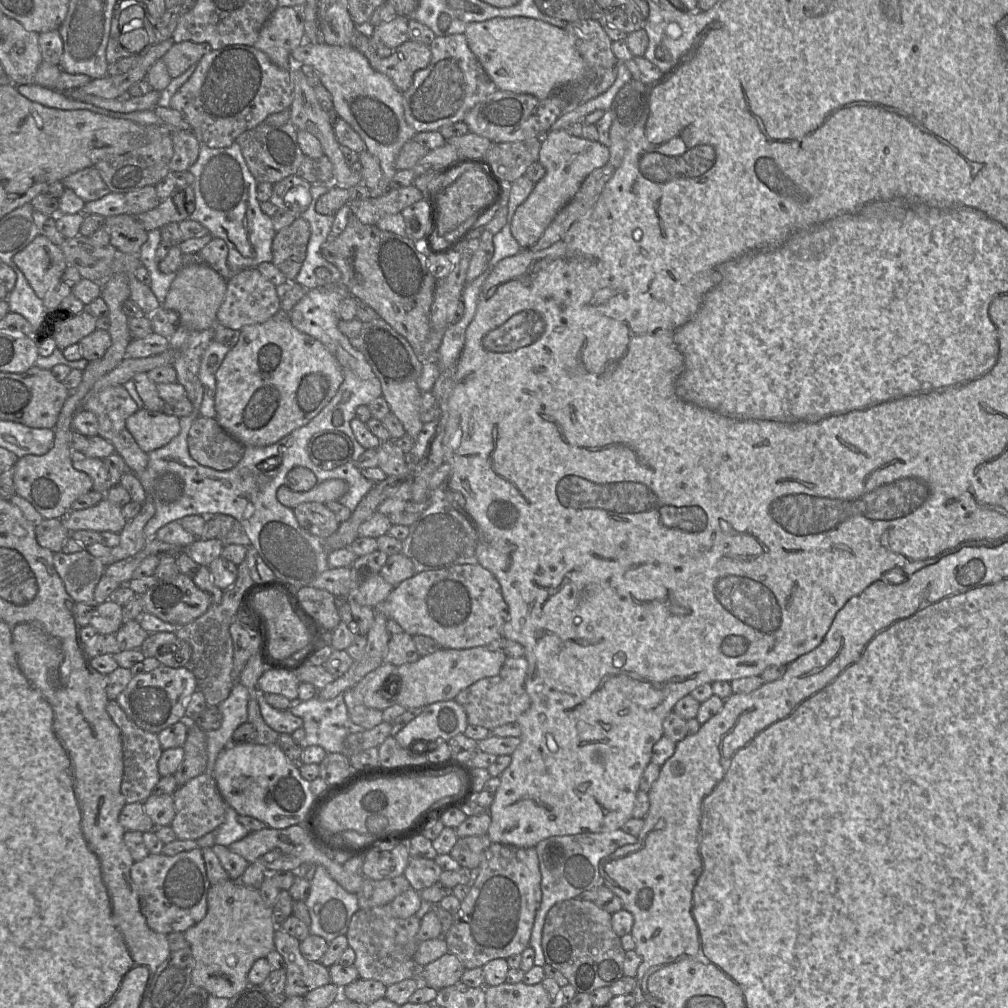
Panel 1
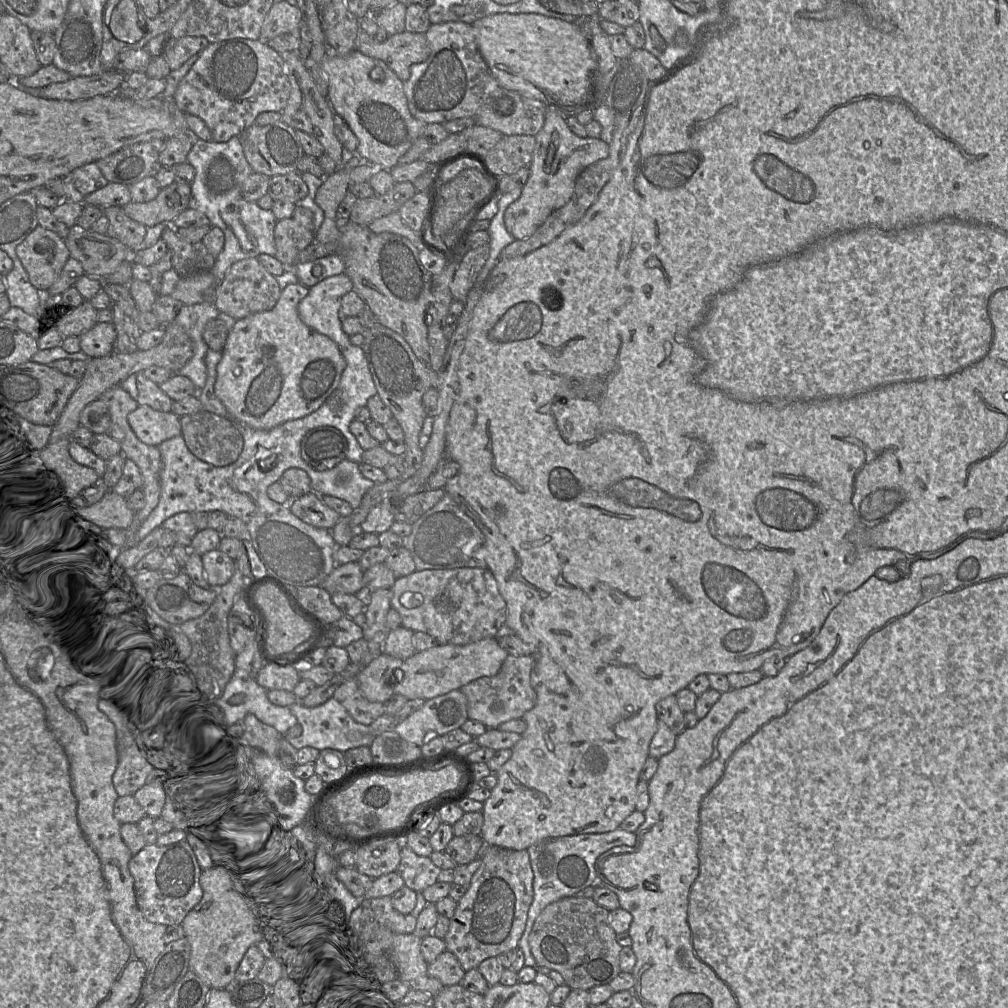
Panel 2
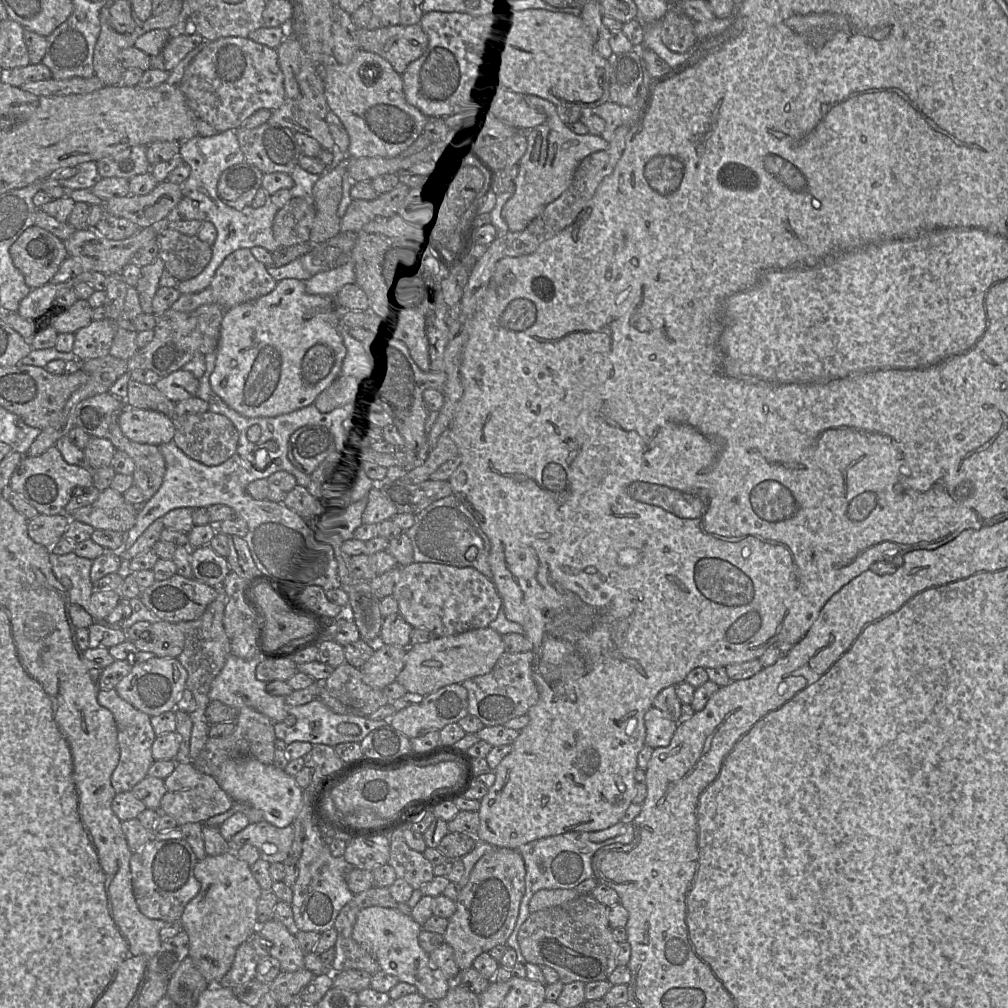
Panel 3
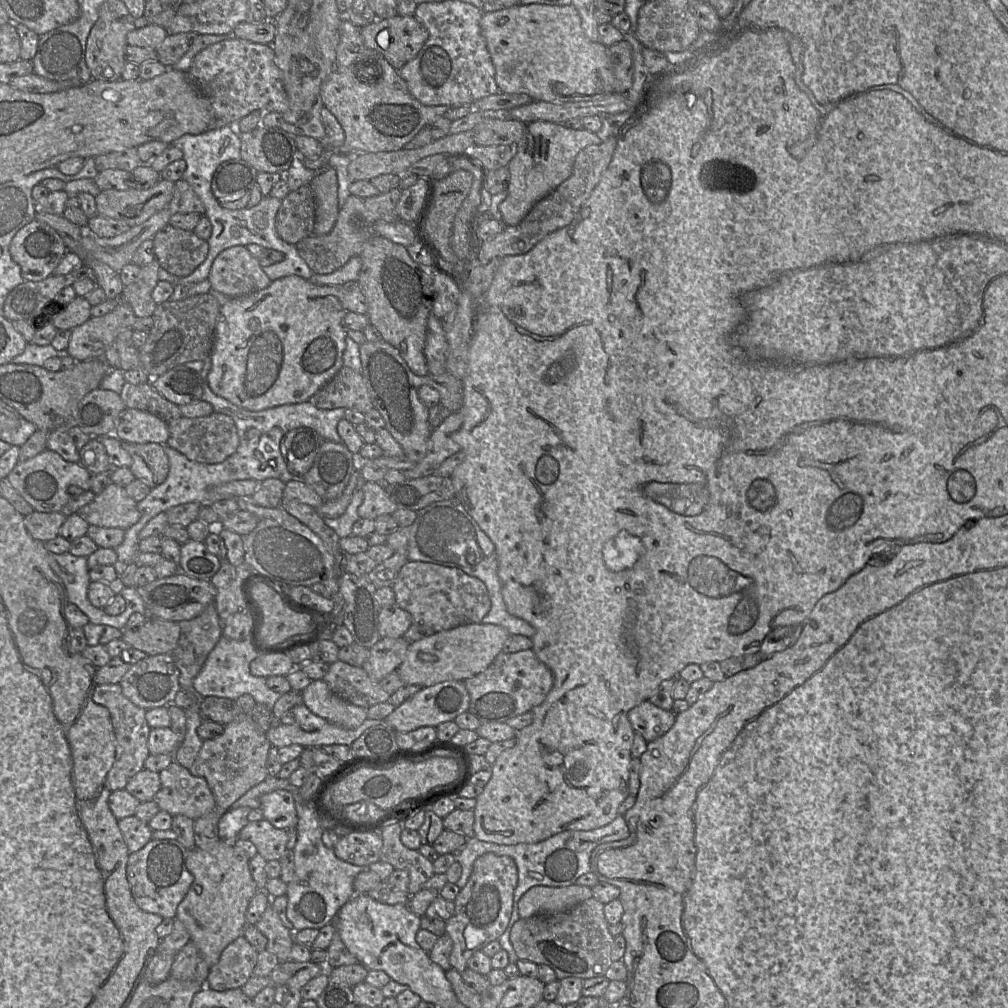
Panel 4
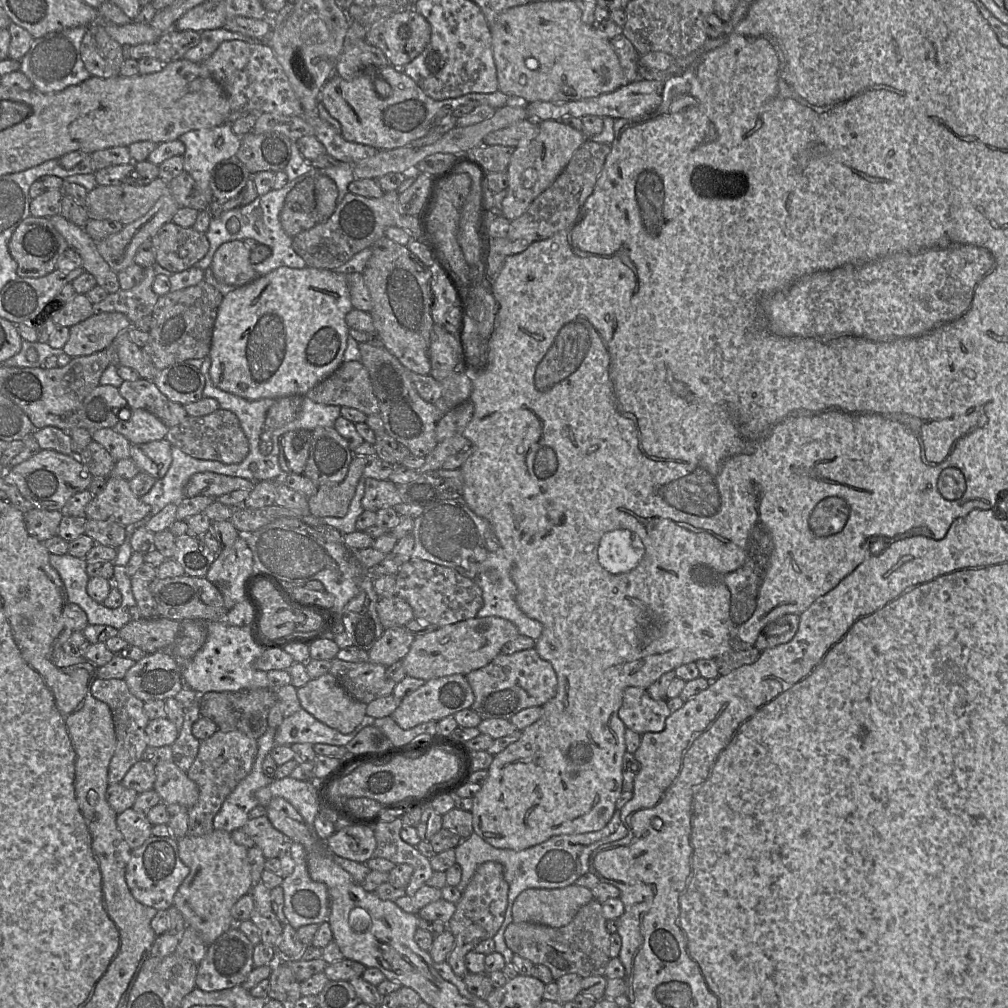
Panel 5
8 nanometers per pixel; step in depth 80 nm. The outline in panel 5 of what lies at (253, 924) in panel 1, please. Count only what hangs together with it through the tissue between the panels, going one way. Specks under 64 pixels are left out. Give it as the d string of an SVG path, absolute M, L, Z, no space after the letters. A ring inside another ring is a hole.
M218 829L199 837L186 835L177 842L180 858L190 868L190 873L179 886L174 905L187 925L193 927L209 946L235 925L231 910L242 896L250 893L254 885L248 849L237 844L231 833Z

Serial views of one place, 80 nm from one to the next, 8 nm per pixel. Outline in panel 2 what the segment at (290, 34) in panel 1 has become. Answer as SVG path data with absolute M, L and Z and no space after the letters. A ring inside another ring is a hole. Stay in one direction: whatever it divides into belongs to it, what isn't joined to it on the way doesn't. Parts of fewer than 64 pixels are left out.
M288 1L275 2L262 25L258 40L266 43L278 35L292 33L299 35L302 12Z

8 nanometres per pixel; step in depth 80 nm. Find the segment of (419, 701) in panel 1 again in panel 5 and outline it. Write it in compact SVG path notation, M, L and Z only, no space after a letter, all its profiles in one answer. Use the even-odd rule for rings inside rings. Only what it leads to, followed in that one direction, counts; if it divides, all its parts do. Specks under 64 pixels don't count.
M497 616L474 617L454 624L437 627L434 631L414 635L403 659L405 674L425 681L453 674L467 675L489 664L507 642L519 635L511 621Z

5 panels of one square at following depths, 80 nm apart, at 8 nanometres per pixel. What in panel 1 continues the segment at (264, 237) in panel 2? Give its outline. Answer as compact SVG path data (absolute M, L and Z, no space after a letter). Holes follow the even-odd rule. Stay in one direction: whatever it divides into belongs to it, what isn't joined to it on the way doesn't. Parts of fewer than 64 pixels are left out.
M235 141L230 147L211 148L201 144L199 157L188 169L195 177L192 185L195 193L195 210L189 219L204 225L212 237L223 239L228 246L227 264L233 272L257 267L273 261L275 230L273 217L265 214L257 198L257 185Z

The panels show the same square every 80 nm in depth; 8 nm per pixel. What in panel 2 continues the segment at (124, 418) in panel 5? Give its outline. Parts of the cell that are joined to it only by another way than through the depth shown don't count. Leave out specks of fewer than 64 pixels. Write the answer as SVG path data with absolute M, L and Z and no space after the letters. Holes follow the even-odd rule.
M138 406L127 420L137 438L146 445L157 447L181 435L179 416L171 411L160 412L148 406Z

